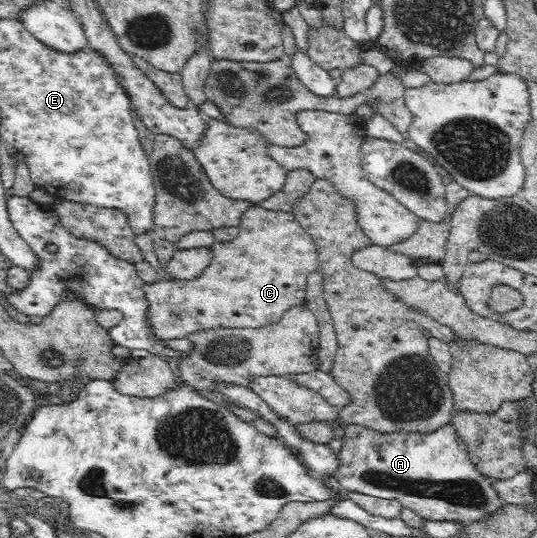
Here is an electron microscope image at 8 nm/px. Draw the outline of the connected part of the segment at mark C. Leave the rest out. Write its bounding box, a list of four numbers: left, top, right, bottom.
[144,205,318,341]

